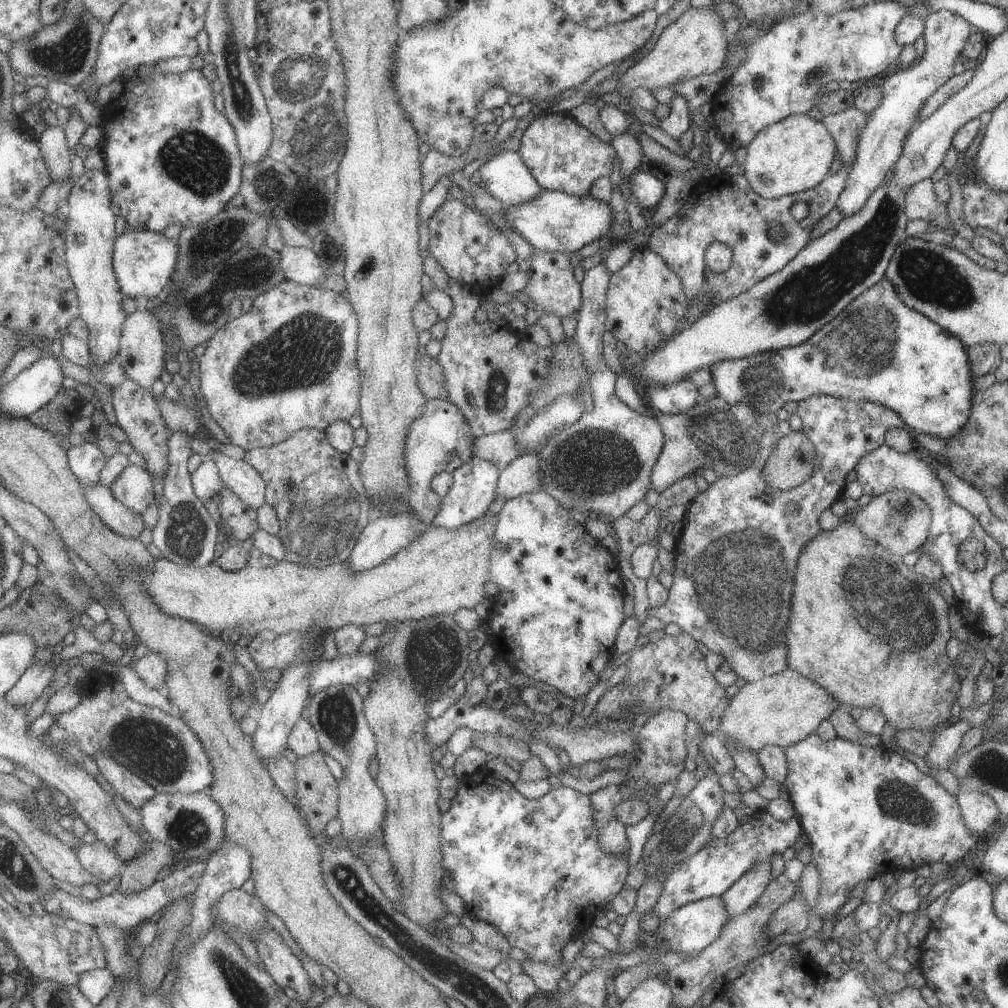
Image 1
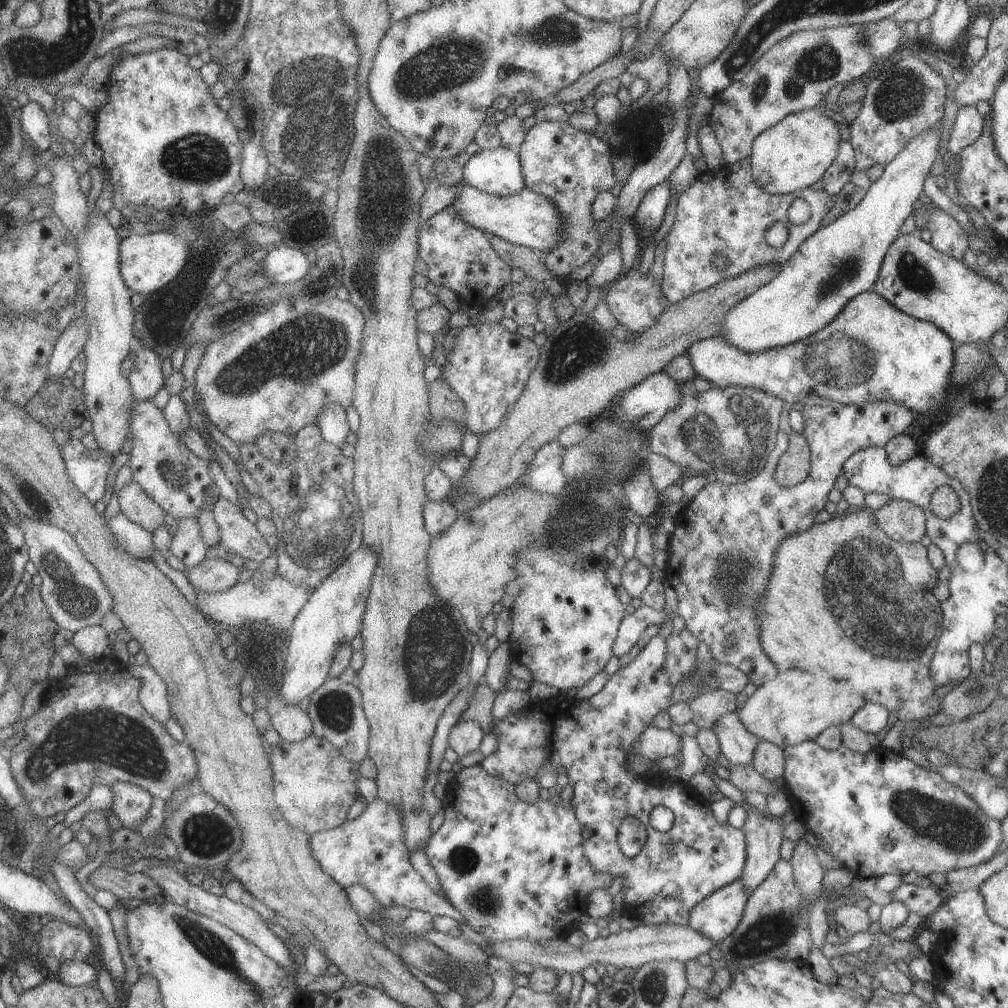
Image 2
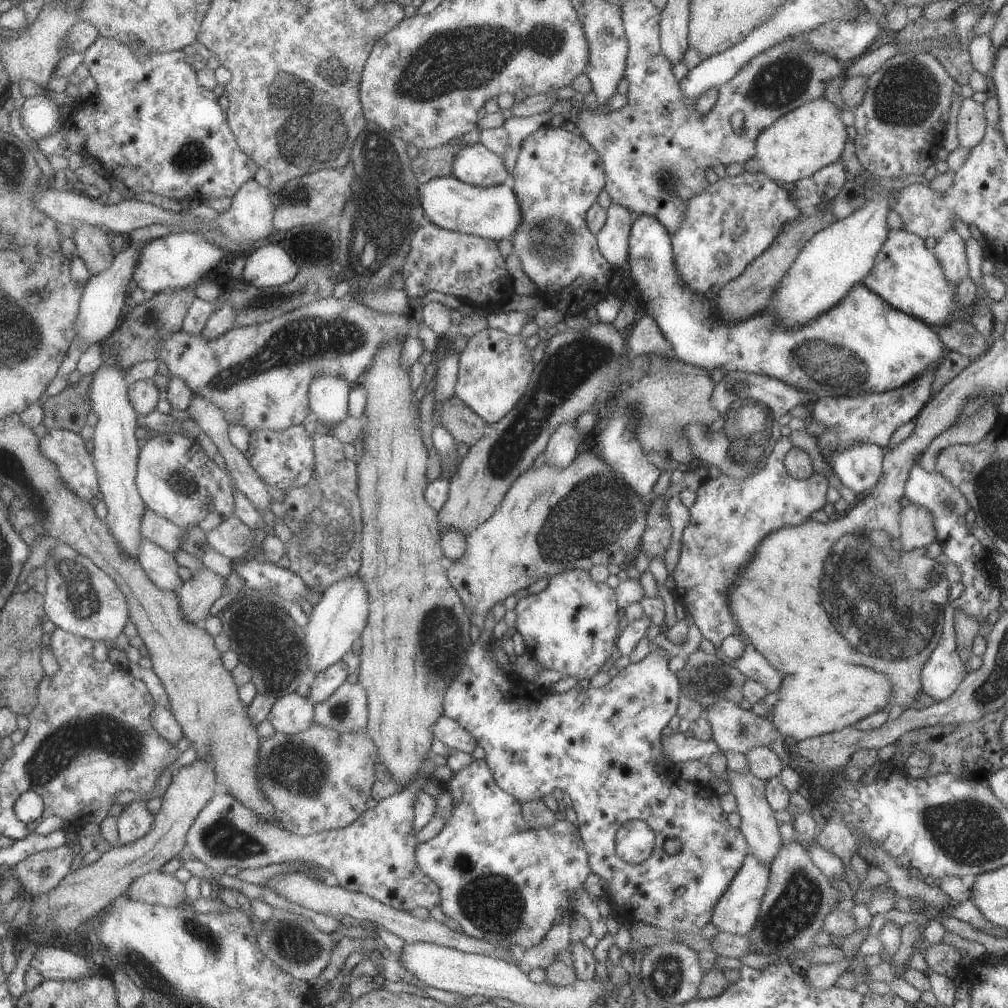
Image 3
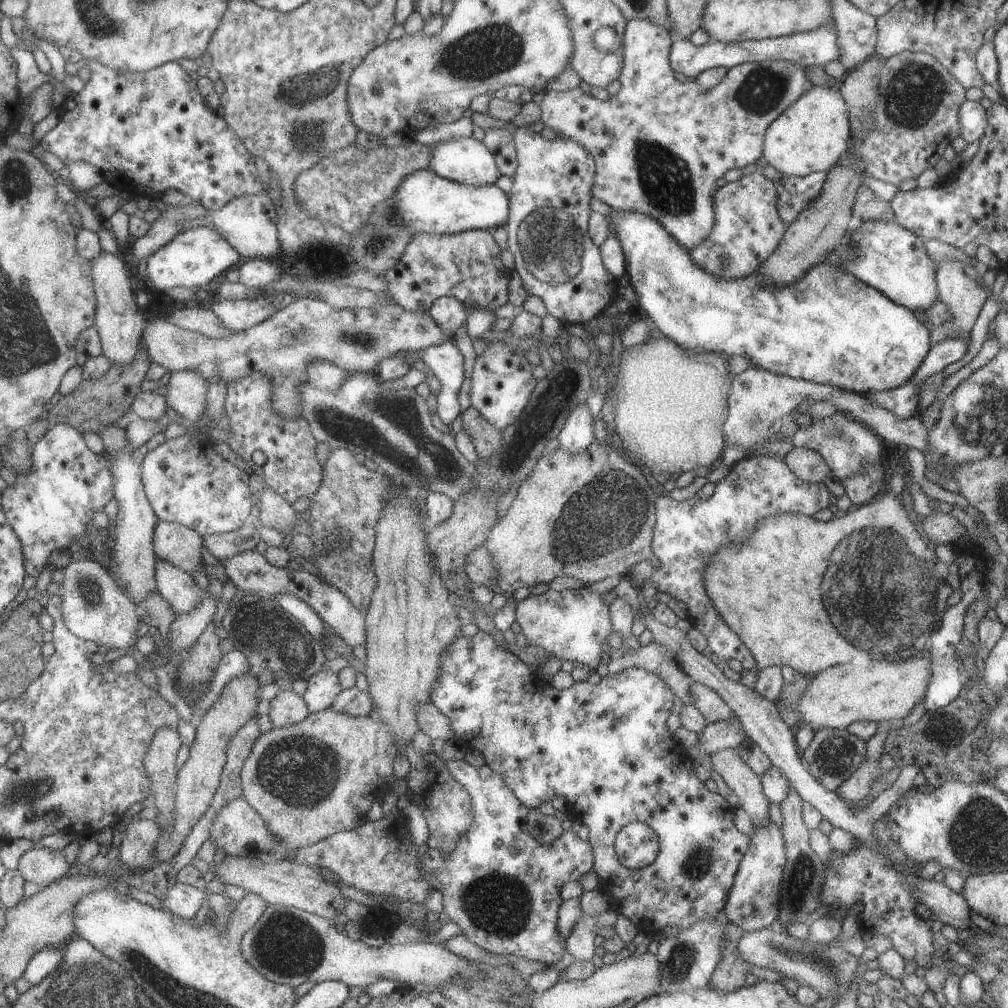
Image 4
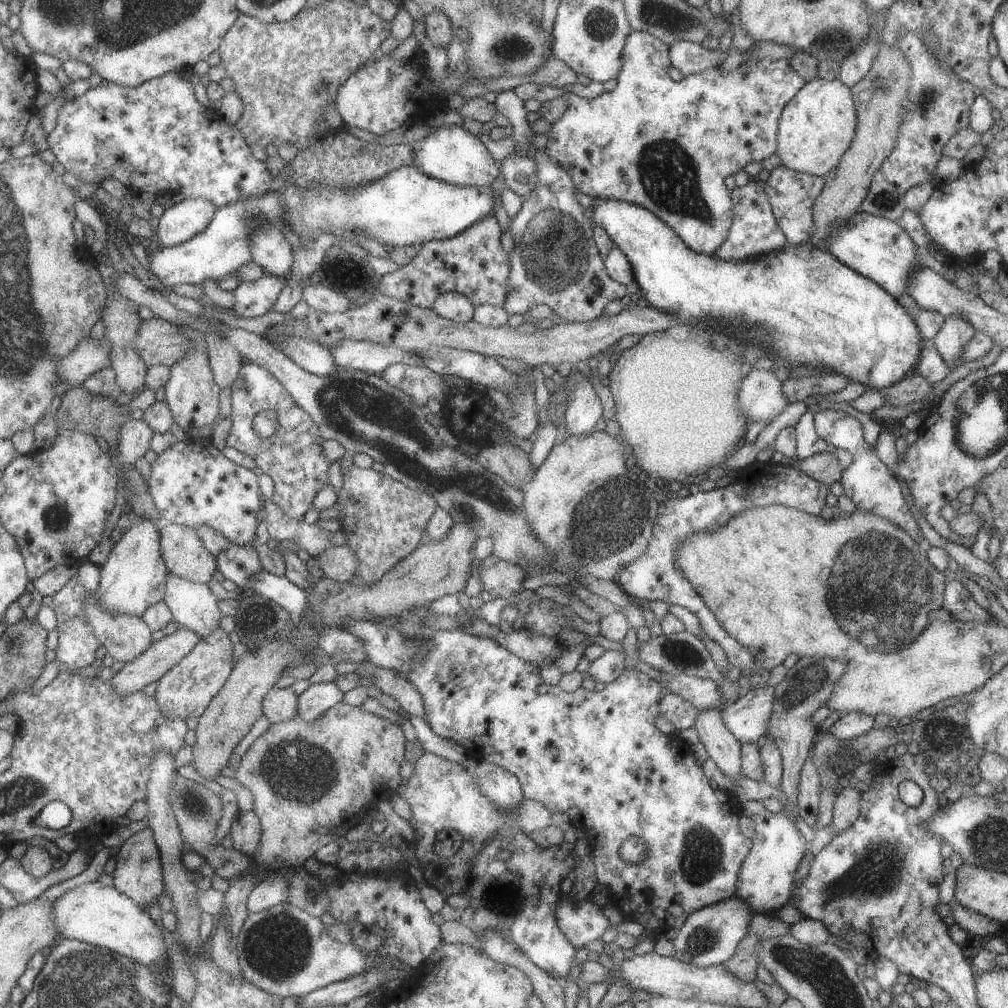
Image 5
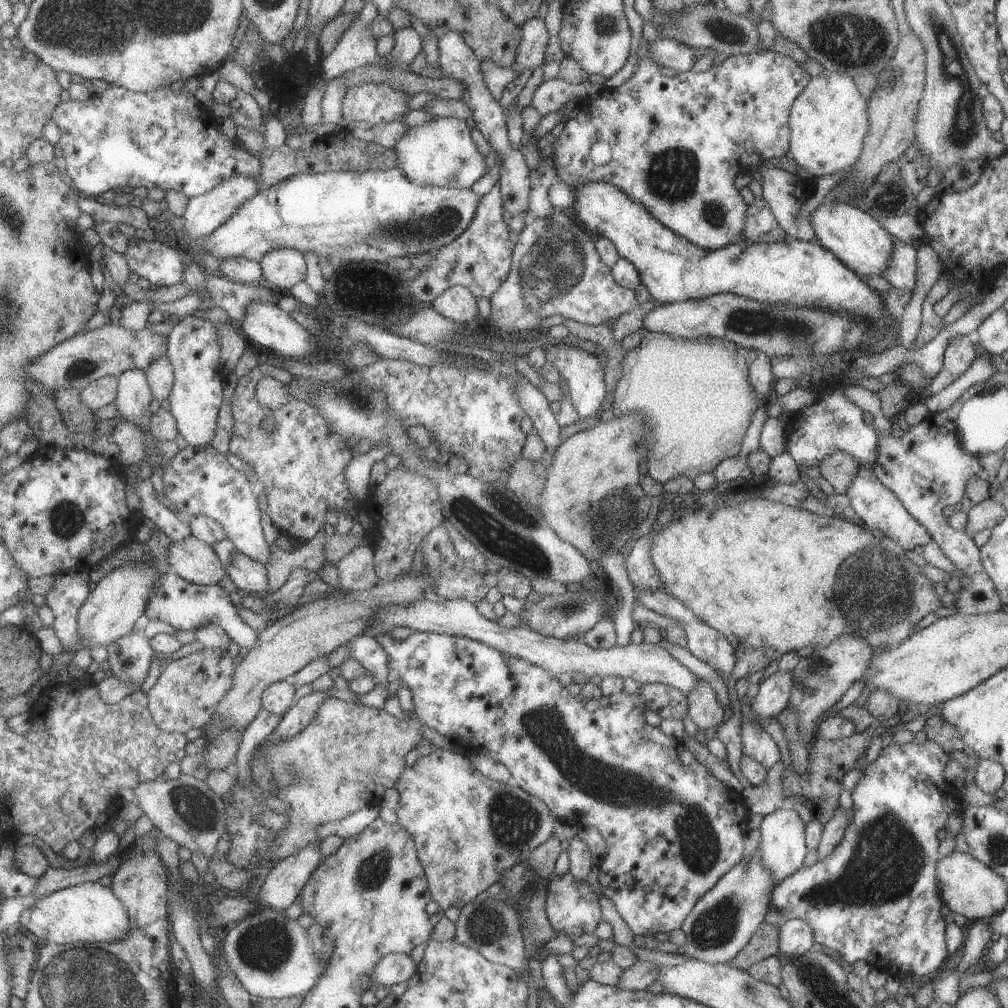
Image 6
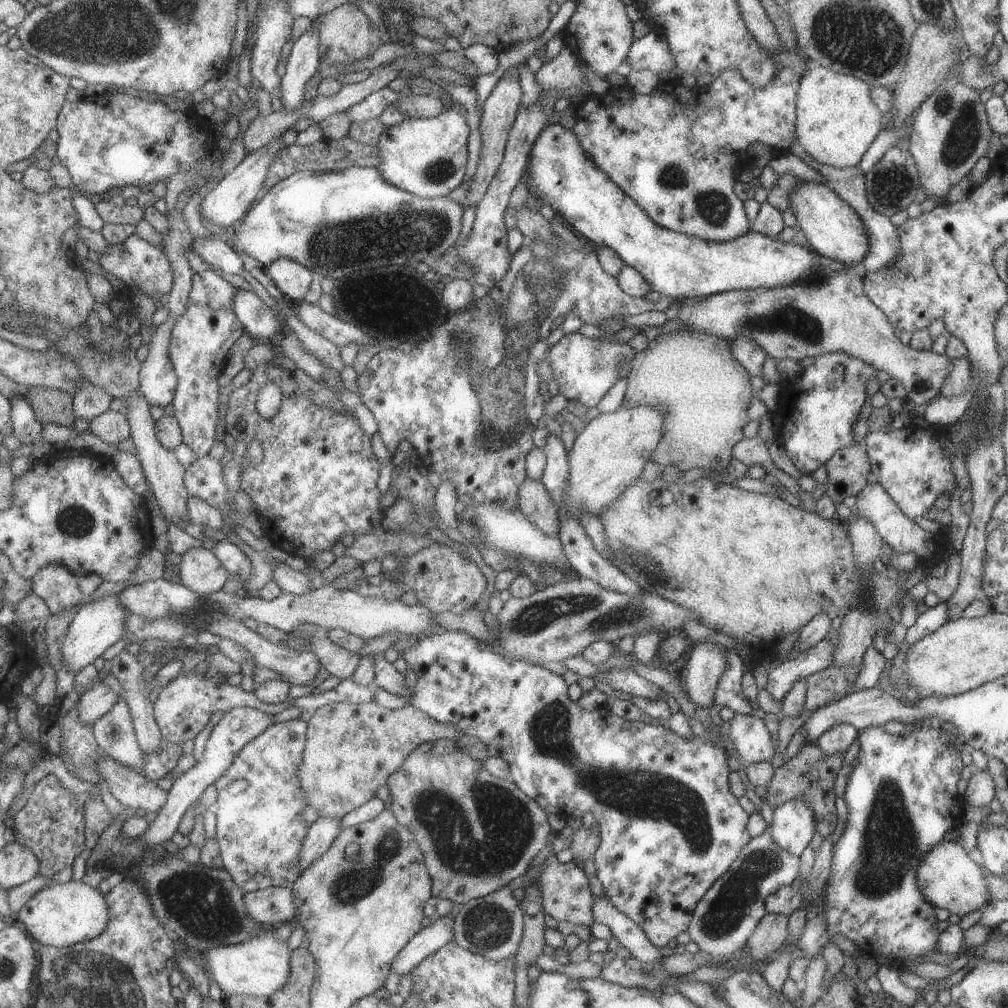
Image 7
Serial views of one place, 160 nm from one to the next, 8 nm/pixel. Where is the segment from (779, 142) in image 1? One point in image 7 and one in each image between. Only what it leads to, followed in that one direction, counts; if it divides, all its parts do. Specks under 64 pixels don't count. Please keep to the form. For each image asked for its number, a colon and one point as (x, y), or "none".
2: (792, 154)
3: (808, 138)
4: (809, 135)
5: (817, 125)
6: (828, 121)
7: (836, 120)

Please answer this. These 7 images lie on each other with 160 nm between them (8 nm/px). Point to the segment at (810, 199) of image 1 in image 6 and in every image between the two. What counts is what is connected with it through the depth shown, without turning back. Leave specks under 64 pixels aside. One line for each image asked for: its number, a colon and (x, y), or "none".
2: (726, 213)
3: (737, 217)
4: (746, 229)
5: (753, 231)
6: (760, 225)

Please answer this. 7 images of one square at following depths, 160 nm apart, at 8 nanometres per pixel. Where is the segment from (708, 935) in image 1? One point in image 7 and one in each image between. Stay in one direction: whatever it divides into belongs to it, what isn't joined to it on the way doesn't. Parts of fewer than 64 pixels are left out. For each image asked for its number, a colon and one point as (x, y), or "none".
2: (717, 915)
3: (736, 911)
4: (753, 903)
5: (766, 877)
6: (780, 835)
7: (792, 827)

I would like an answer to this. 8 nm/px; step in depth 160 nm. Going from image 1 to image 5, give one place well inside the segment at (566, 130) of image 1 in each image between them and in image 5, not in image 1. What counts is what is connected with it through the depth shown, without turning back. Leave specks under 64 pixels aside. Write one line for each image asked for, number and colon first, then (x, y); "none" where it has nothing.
2: (570, 167)
3: (557, 176)
4: (548, 205)
5: (554, 261)

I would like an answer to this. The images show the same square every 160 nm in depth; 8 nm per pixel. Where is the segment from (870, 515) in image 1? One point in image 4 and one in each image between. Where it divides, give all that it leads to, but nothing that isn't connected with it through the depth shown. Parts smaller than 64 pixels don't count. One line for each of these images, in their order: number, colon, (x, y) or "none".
2: (901, 521)
3: (915, 528)
4: (940, 527)

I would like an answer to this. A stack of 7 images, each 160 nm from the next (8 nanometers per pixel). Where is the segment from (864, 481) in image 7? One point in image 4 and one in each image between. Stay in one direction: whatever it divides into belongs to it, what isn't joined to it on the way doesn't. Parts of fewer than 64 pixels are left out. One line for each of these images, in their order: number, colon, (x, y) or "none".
4: (807, 465)
5: (823, 467)
6: (838, 469)

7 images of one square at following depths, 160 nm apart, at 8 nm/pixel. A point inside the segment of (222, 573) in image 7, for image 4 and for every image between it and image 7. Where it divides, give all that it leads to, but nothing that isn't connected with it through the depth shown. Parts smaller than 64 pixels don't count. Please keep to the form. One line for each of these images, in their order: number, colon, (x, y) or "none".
4: (176, 543)
5: (183, 551)
6: (197, 562)

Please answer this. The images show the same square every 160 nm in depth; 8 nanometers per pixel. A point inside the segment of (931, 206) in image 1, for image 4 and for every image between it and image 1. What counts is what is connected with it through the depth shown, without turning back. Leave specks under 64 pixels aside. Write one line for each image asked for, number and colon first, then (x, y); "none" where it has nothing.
2: (947, 236)
3: (949, 250)
4: (963, 297)

